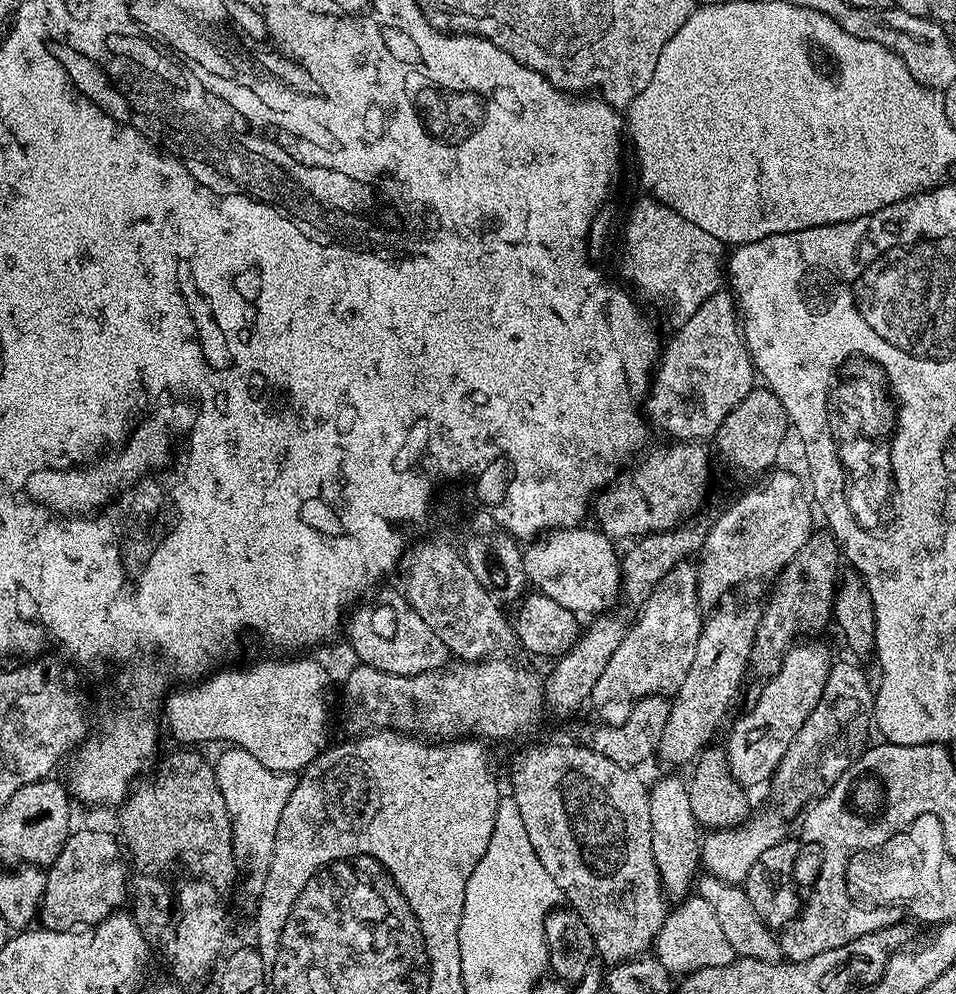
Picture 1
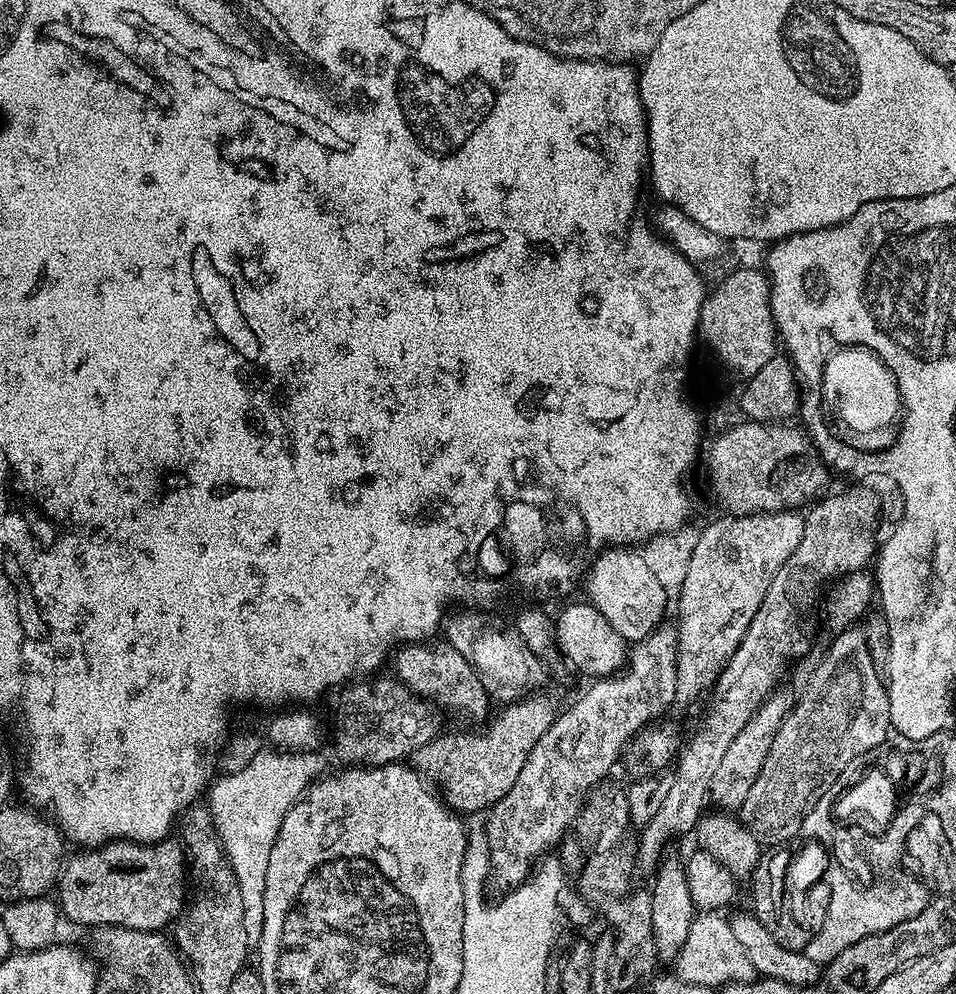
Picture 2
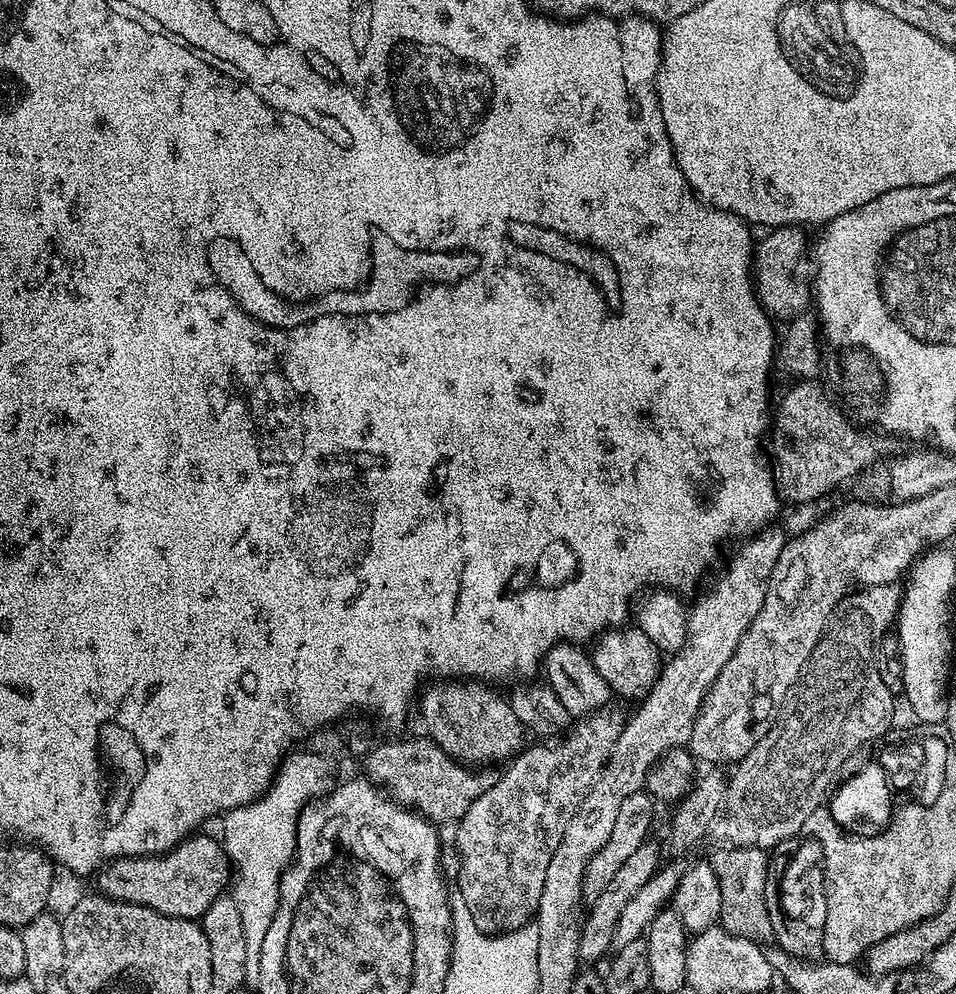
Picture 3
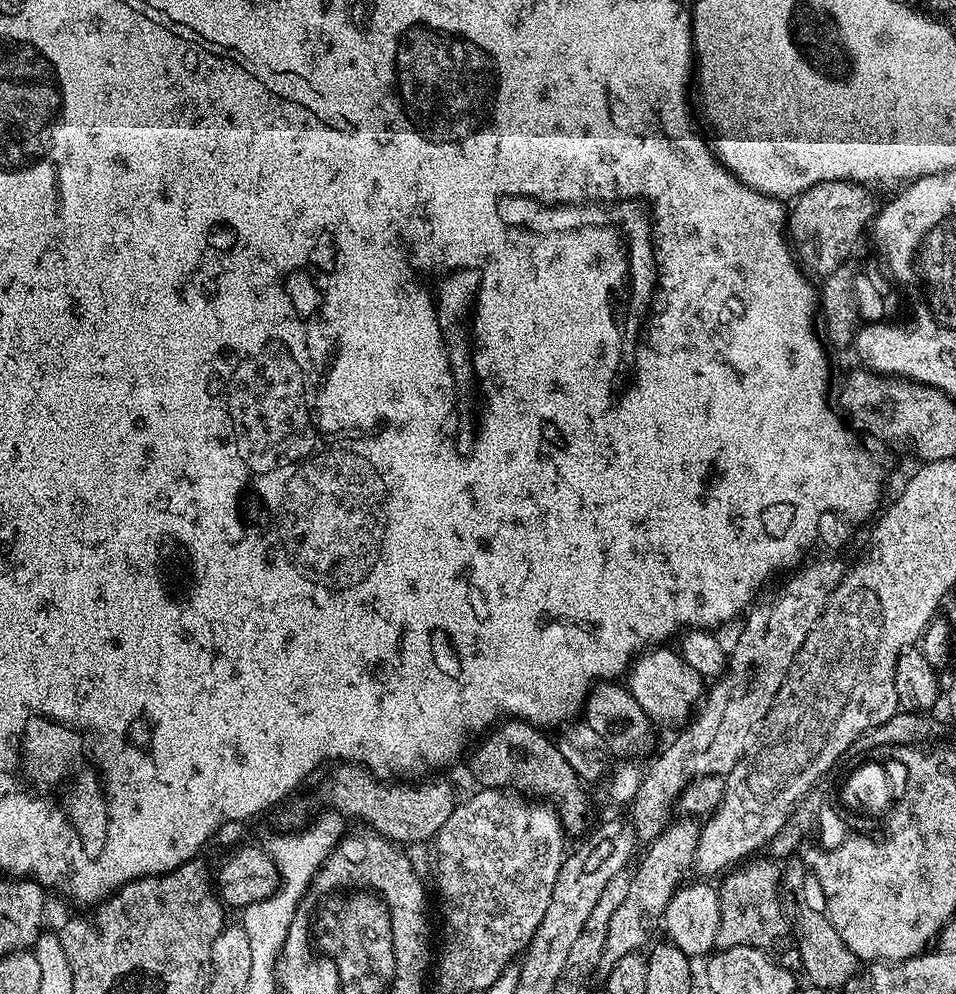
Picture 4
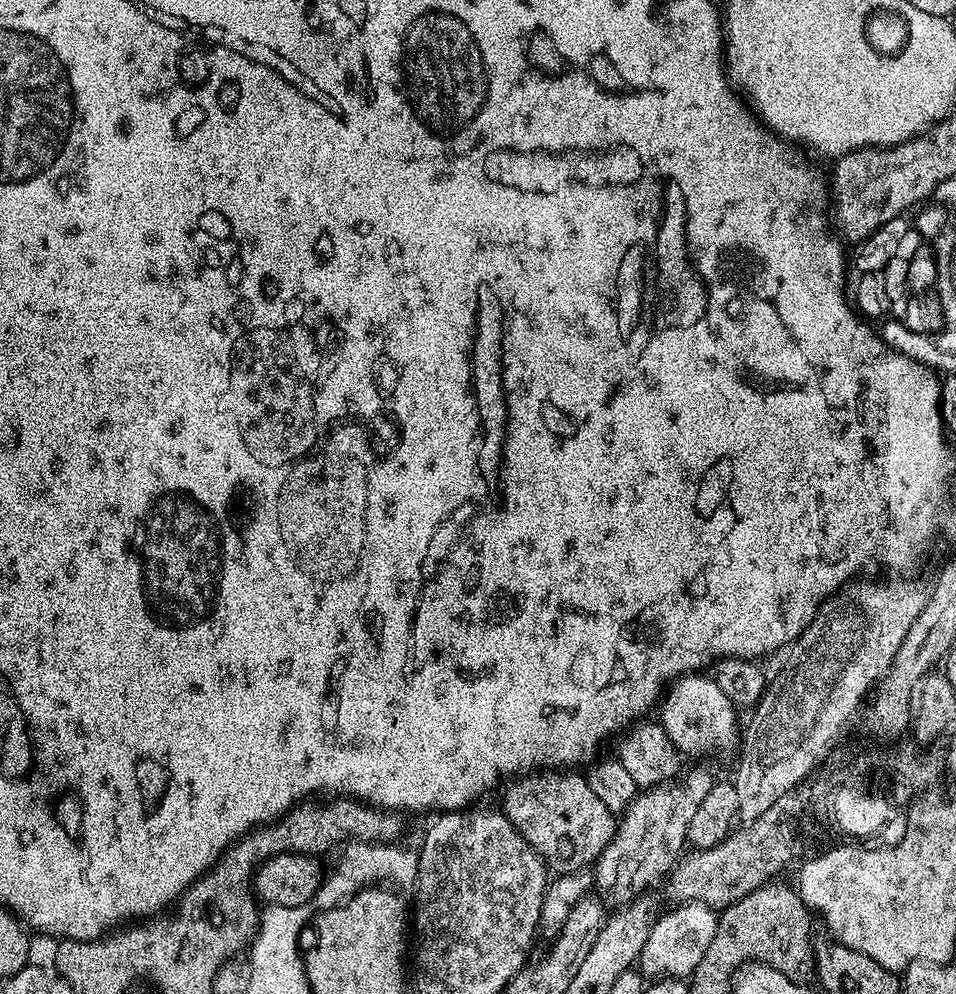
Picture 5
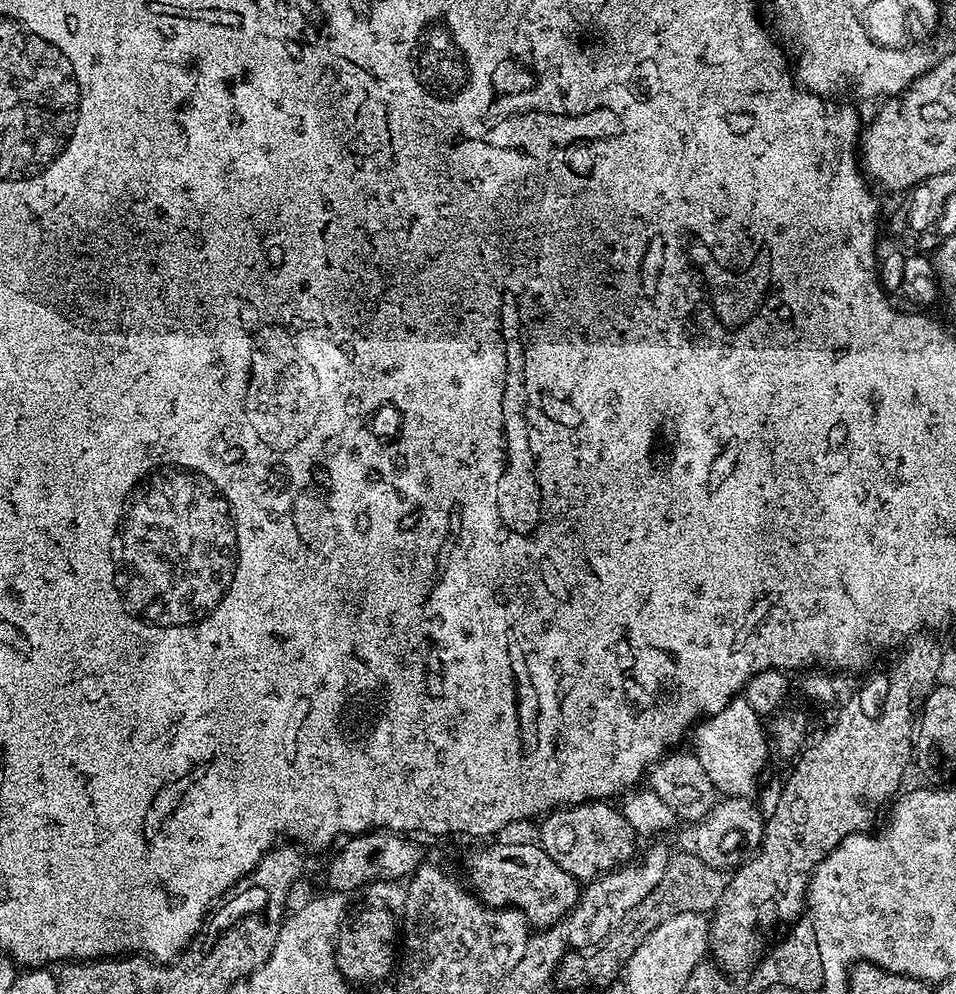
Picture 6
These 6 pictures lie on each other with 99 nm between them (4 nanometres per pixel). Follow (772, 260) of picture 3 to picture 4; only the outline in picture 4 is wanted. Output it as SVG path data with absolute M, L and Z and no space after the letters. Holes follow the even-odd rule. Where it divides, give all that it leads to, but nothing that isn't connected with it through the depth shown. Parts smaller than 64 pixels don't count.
M835 180L812 186L801 196L795 197L791 205L793 208L790 208L786 216L786 232L789 237L794 238L799 263L805 269L813 268L818 277L825 278L853 255L852 243L863 232L865 235L878 211L875 203L864 204L864 192L866 188L863 184L854 184L850 180Z

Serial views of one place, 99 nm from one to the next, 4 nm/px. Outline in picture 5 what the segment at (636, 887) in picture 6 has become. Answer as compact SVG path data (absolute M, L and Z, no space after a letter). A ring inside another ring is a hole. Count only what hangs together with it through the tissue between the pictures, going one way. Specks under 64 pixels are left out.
M704 768L687 772L688 769L671 782L641 791L619 817L614 838L594 865L595 887L600 887L601 893L608 892L607 899L612 899L613 905L623 906L645 895L651 884L659 880L661 883L667 877L685 851L690 822L714 783L714 777Z

